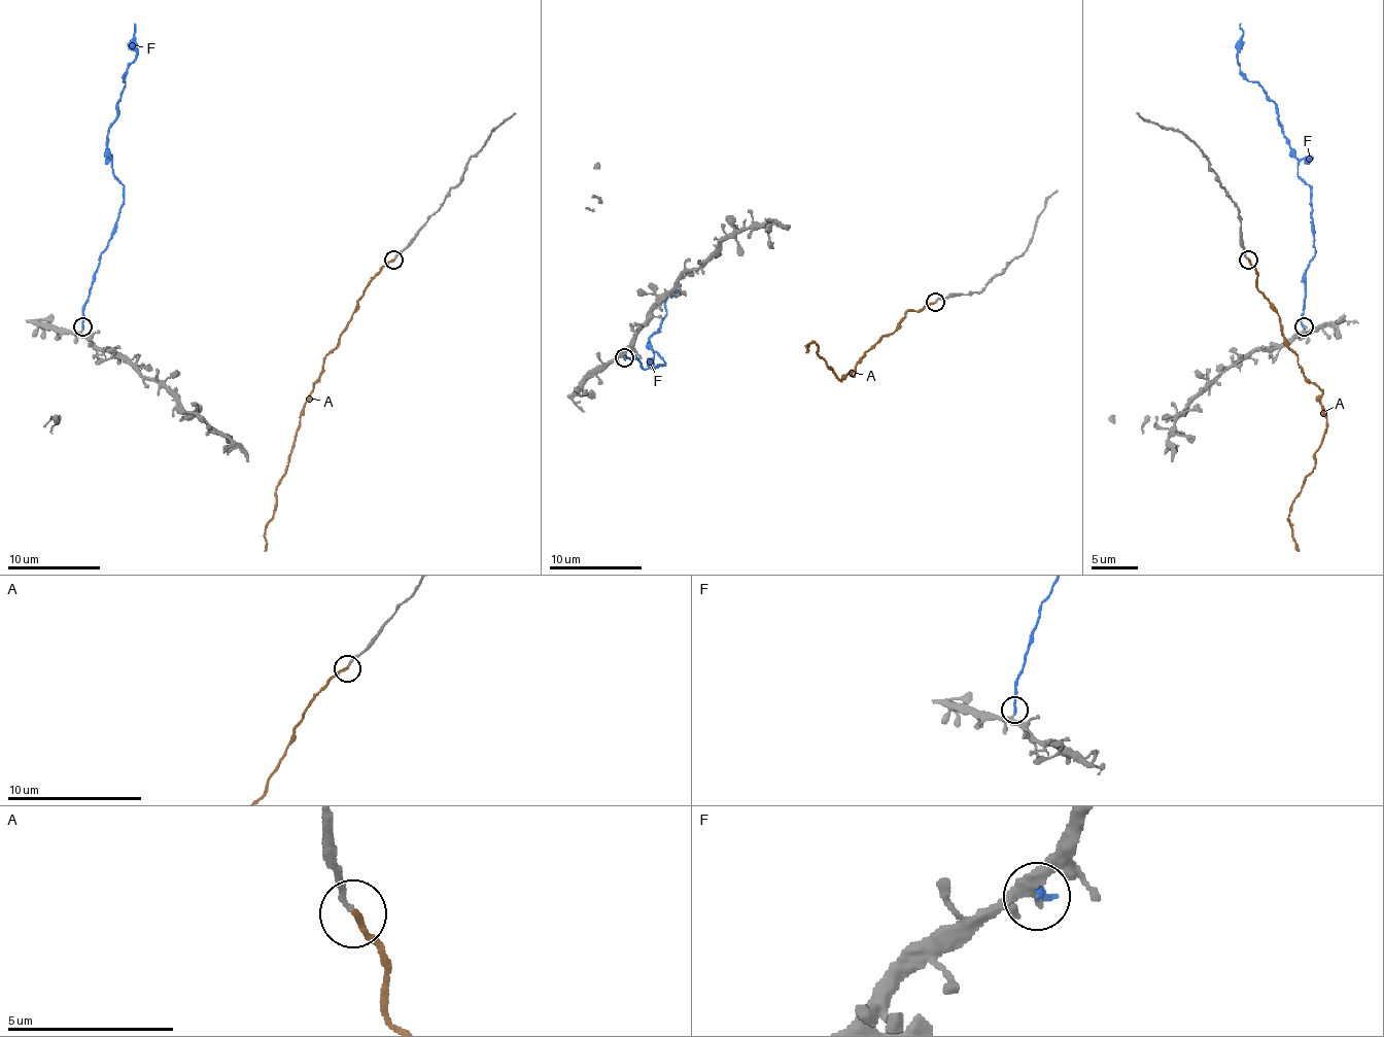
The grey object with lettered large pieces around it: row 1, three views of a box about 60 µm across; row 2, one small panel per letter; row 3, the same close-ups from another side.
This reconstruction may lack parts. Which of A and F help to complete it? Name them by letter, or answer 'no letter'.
A

